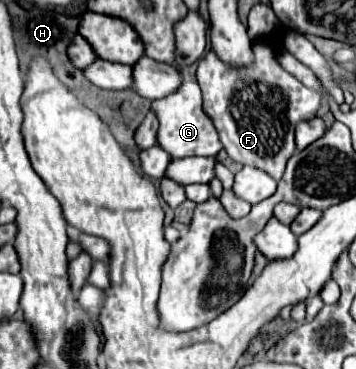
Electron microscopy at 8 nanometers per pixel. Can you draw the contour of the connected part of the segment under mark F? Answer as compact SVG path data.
M274 39L270 41L270 45L262 47L262 45L254 45L254 65L246 67L246 69L230 69L228 65L224 65L212 51L200 61L196 77L204 95L204 113L214 121L214 127L220 135L220 141L226 149L226 153L242 165L252 165L256 169L266 171L270 177L274 177L276 181L282 179L282 173L286 169L286 161L294 155L296 151L296 143L294 143L294 129L298 121L308 121L312 117L316 117L316 111L320 107L320 95L308 87L304 87L296 77L292 77L290 73L286 73L278 61L276 61L276 45Z

